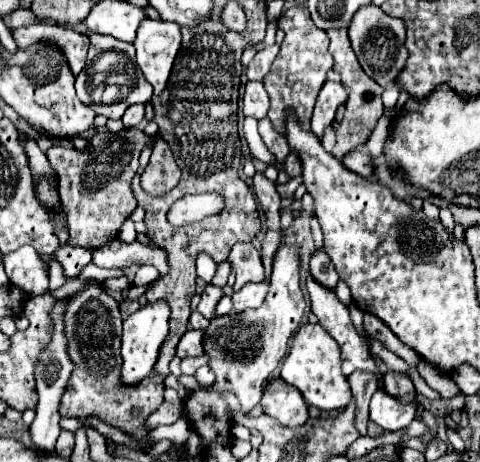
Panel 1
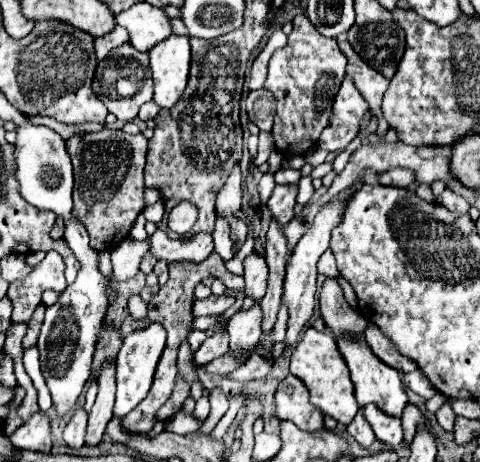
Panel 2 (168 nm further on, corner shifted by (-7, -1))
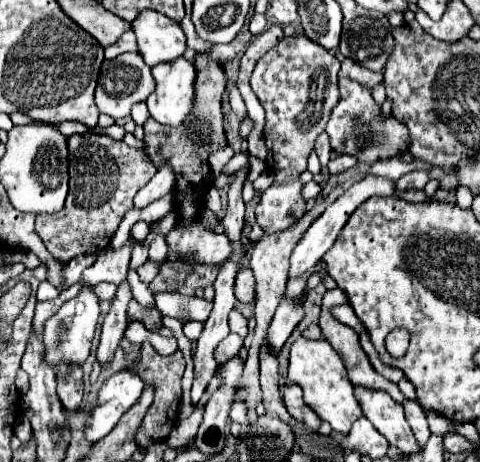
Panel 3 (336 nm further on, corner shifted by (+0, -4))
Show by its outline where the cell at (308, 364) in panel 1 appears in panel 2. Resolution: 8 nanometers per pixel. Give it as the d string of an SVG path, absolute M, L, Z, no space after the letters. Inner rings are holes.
M310 327L304 333L300 343L292 351L290 373L304 381L304 385L310 391L310 403L316 405L324 415L330 415L344 425L348 425L356 417L358 403L356 403L356 397L354 397L350 373L348 373L348 367L346 367L342 353L336 345L336 337L330 331L320 333L314 327Z

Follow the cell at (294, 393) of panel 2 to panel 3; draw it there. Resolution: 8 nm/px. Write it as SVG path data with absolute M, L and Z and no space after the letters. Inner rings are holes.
M287 384L283 388L283 404L287 408L287 412L299 422L303 424L307 430L317 432L319 430L319 416L303 402L303 390L297 384Z

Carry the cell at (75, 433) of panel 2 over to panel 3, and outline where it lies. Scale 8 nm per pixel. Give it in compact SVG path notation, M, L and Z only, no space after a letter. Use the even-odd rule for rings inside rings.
M61 366L59 374L57 374L57 394L59 394L63 406L69 412L79 410L79 404L81 404L81 398L83 398L83 382L81 382L81 378L83 378L83 372L79 368L67 370L65 366ZM65 372L71 372L69 380L63 380Z

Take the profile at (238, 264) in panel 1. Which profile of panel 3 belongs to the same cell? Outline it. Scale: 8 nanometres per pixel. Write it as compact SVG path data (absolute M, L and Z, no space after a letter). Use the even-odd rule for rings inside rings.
M241 268L235 280L235 296L239 302L253 302L255 300L255 276L251 268Z

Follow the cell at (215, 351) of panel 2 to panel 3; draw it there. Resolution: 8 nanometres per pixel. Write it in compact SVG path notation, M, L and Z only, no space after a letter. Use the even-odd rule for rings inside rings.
M229 334L225 340L221 340L221 344L215 348L213 356L217 360L217 364L223 364L225 360L229 360L231 356L235 356L243 346L243 340L237 334Z

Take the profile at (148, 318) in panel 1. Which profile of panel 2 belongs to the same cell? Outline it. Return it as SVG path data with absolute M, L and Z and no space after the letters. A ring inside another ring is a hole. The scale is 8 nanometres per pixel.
M150 323L146 329L130 333L116 357L116 381L118 381L118 391L116 391L116 405L114 405L114 417L126 417L150 391L152 387L152 377L160 359L160 353L164 351L166 343L166 333L162 325Z

